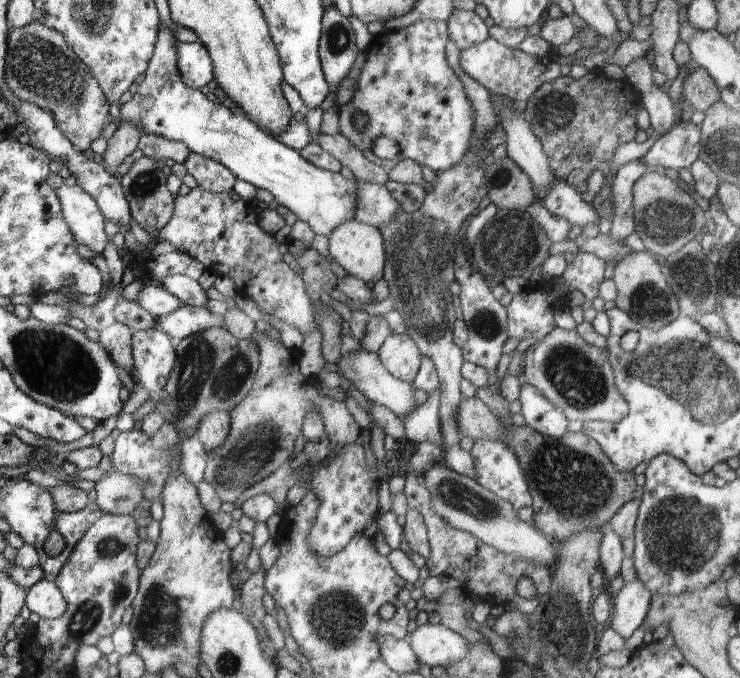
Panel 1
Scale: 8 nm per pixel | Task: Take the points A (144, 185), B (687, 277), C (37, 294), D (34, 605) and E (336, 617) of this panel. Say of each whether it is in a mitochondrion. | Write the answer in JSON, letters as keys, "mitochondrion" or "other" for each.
{"A":"mitochondrion","B":"mitochondrion","C":"other","D":"other","E":"mitochondrion"}

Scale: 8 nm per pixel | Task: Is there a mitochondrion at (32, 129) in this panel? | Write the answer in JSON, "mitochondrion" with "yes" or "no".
{"mitochondrion":"no"}

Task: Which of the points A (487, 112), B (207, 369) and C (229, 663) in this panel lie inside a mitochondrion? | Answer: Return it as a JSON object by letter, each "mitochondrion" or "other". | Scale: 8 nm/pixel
{"A":"other","B":"mitochondrion","C":"mitochondrion"}

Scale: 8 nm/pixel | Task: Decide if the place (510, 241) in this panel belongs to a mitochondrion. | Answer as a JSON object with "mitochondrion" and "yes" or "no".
{"mitochondrion":"yes"}

